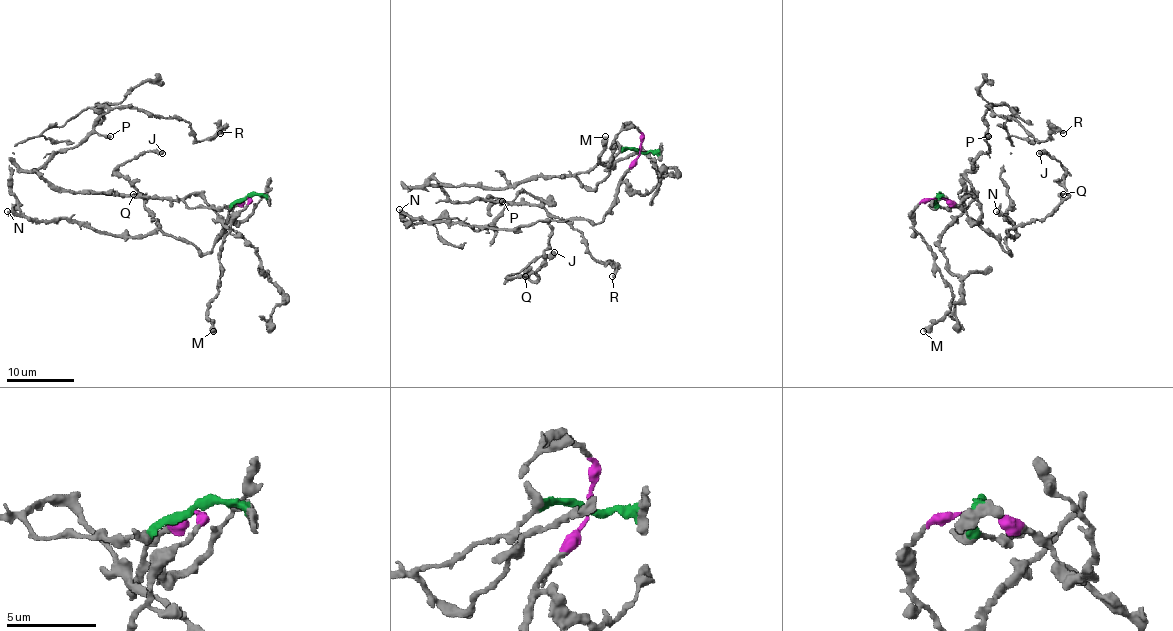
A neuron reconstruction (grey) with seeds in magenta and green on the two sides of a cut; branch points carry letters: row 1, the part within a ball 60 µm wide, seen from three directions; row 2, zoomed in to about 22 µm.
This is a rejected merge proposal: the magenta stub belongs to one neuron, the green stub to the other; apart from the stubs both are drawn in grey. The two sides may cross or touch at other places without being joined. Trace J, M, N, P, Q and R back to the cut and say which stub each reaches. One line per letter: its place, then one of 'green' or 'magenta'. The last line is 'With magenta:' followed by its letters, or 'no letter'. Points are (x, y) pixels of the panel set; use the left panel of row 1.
J: (162, 153) | magenta
M: (213, 331) | magenta
N: (7, 211) | magenta
P: (110, 136) | green
Q: (133, 194) | magenta
R: (220, 133) | green
With magenta: J, M, N, Q

